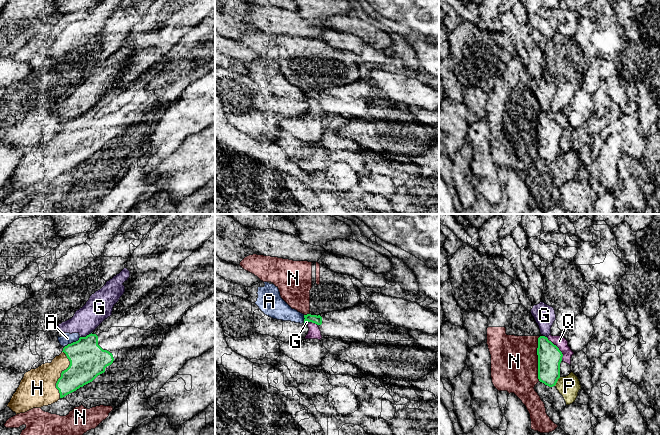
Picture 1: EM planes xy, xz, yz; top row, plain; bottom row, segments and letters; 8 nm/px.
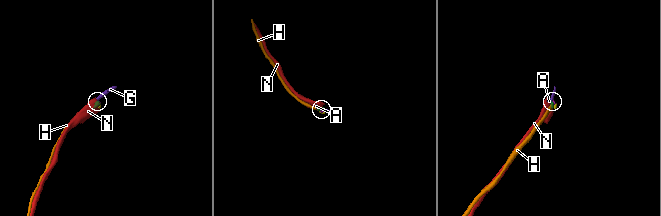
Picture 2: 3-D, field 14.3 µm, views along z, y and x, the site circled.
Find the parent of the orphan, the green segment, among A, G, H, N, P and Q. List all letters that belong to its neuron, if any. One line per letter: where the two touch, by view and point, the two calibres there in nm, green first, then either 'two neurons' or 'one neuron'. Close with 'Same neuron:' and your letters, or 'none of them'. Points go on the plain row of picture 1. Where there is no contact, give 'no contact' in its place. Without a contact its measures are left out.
A: meets green in xy at (73, 118); 280 nm thick on the green side, 90 nm on the other; two neurons
G: meets green in xy at (86, 112); 280 nm thick on the green side, 200 nm on the other; two neurons
H: meets green in xy at (61, 150); 280 nm thick on the green side, 280 nm on the other; one neuron
N: meets green in yz at (538, 135); 190 nm thick on the green side, 380 nm on the other; two neurons
P: meets green in yz at (557, 156); 190 nm thick on the green side, 170 nm on the other; two neurons
Q: meets green in yz at (558, 124); 190 nm thick on the green side, 90 nm on the other; two neurons
Same neuron: H

